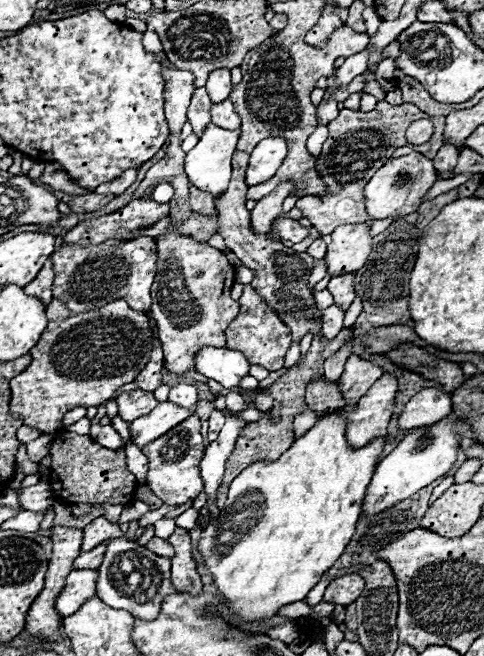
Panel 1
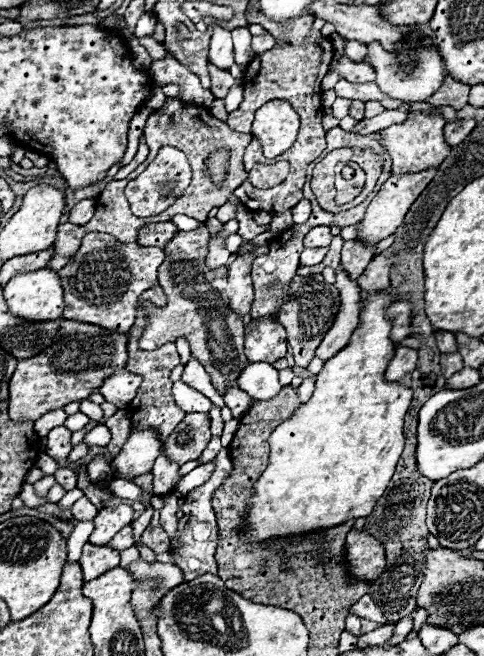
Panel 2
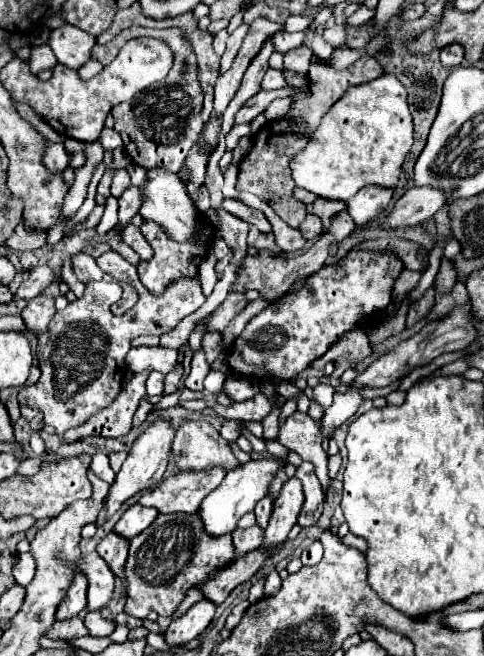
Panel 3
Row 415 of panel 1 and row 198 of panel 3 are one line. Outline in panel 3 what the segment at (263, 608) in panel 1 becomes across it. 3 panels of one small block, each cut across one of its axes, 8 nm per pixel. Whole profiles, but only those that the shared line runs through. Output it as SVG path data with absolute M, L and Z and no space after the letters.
M392 74L350 88L322 118L310 142L292 162L296 186L328 200L350 200L368 184L396 186L402 164L414 142L414 120L408 94Z

